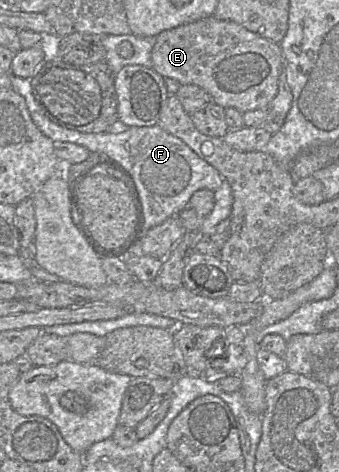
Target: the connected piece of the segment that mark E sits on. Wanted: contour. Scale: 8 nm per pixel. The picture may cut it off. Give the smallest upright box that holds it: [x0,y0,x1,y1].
[152,16,284,113]

